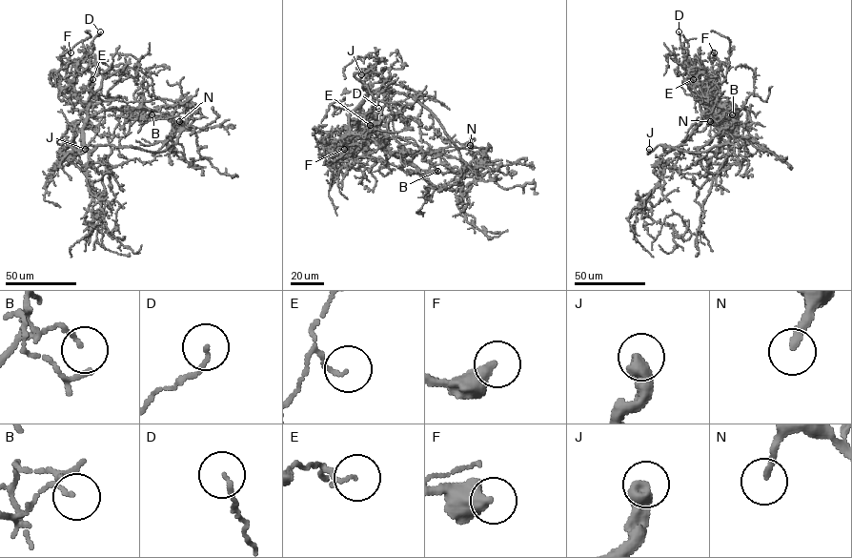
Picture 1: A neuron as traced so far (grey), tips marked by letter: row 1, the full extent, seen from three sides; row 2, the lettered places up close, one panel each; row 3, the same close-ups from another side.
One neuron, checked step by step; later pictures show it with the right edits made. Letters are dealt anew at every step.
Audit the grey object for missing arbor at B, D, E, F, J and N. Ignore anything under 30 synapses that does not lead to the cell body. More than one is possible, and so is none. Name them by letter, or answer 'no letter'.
J, N

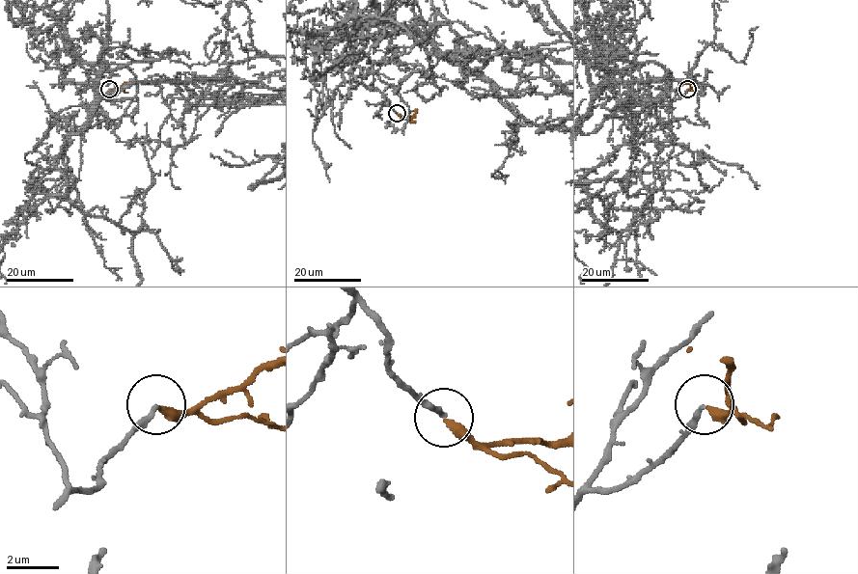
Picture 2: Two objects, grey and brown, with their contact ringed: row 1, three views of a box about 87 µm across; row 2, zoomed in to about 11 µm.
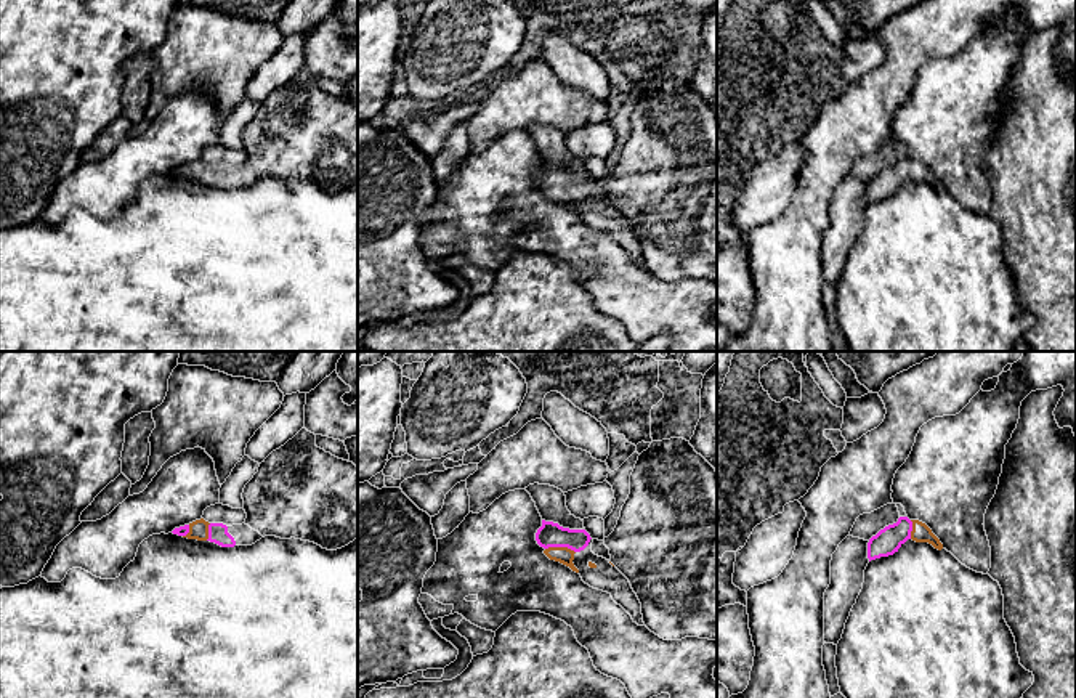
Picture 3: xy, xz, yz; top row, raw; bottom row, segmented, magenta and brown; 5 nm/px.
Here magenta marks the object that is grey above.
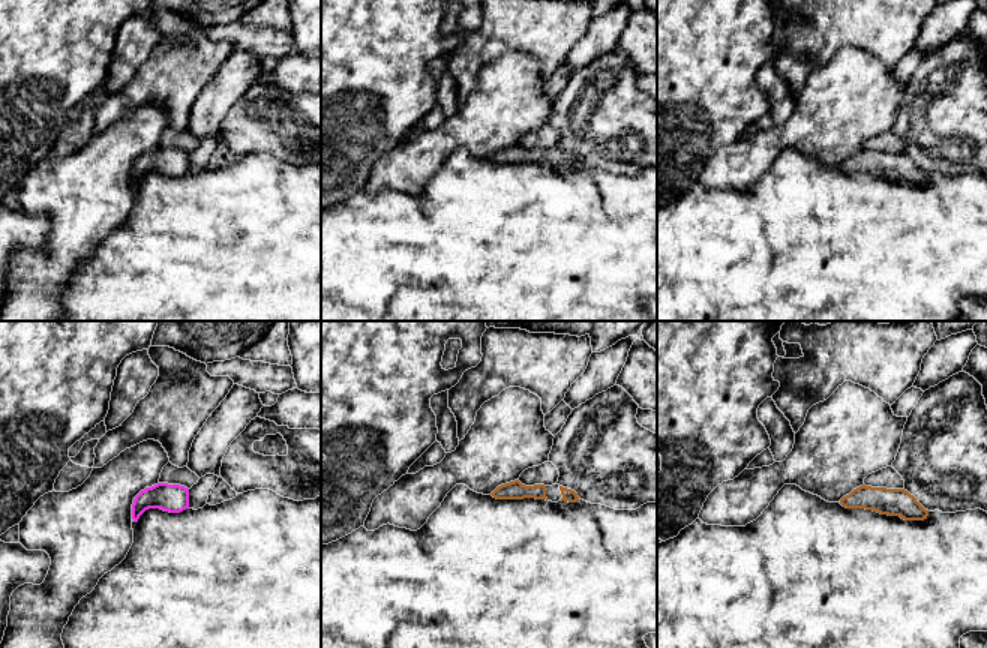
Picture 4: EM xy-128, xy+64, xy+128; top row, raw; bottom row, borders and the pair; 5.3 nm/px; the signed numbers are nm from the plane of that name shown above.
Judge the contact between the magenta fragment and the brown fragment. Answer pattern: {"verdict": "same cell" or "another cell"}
{"verdict": "same cell"}

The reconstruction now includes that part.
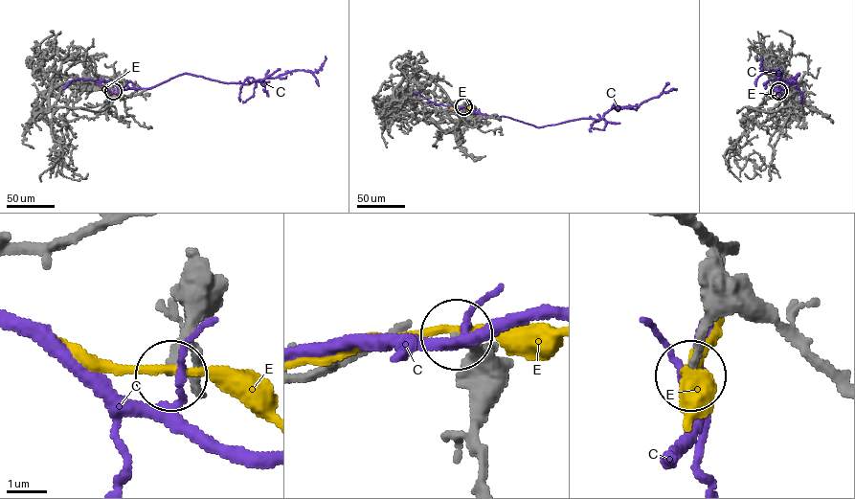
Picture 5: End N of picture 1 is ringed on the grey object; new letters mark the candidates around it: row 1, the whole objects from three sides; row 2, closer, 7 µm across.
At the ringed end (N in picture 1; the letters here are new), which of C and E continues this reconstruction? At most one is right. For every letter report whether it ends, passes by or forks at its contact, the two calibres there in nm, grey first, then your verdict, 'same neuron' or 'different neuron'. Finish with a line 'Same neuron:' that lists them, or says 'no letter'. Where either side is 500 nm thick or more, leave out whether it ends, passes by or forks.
C: it passes by | 220/140 nm | different neuron
E: it passes by | 240/180 nm | different neuron
Same neuron: no letter

